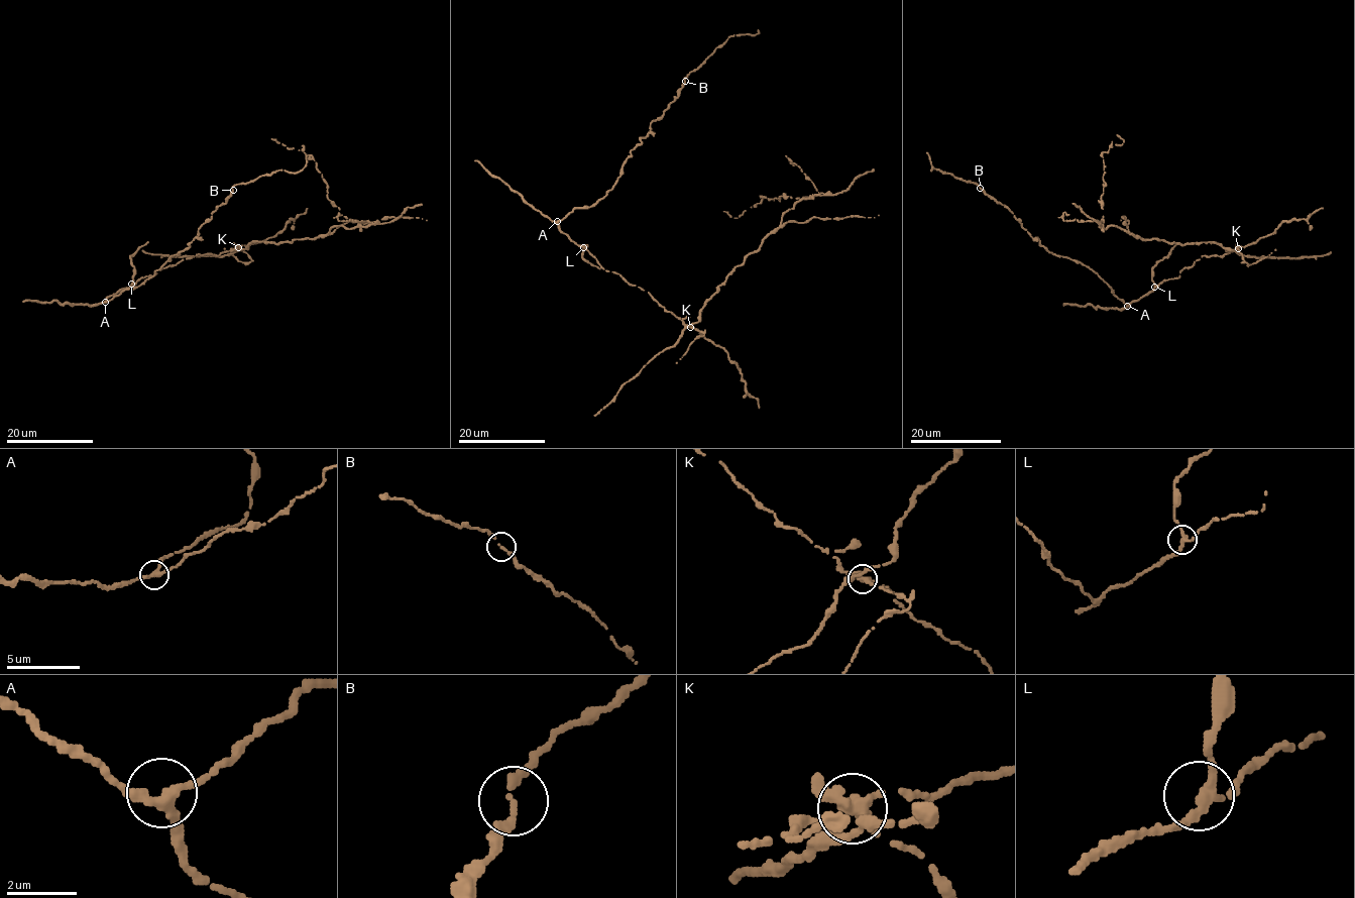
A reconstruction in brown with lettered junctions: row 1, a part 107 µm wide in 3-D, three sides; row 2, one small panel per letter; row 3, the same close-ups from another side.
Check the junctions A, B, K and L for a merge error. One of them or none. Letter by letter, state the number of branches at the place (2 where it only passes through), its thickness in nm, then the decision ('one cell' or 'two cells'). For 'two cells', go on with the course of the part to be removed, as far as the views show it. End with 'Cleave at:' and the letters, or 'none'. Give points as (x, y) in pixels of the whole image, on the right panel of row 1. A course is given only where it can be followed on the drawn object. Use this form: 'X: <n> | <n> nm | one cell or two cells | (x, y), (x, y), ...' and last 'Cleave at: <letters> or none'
A: 3 | 260 nm | one cell
B: 2 | 170 nm | one cell
K: 2 | 400 nm | two cells
L: 3 | 240 nm | one cell
Cleave at: K

